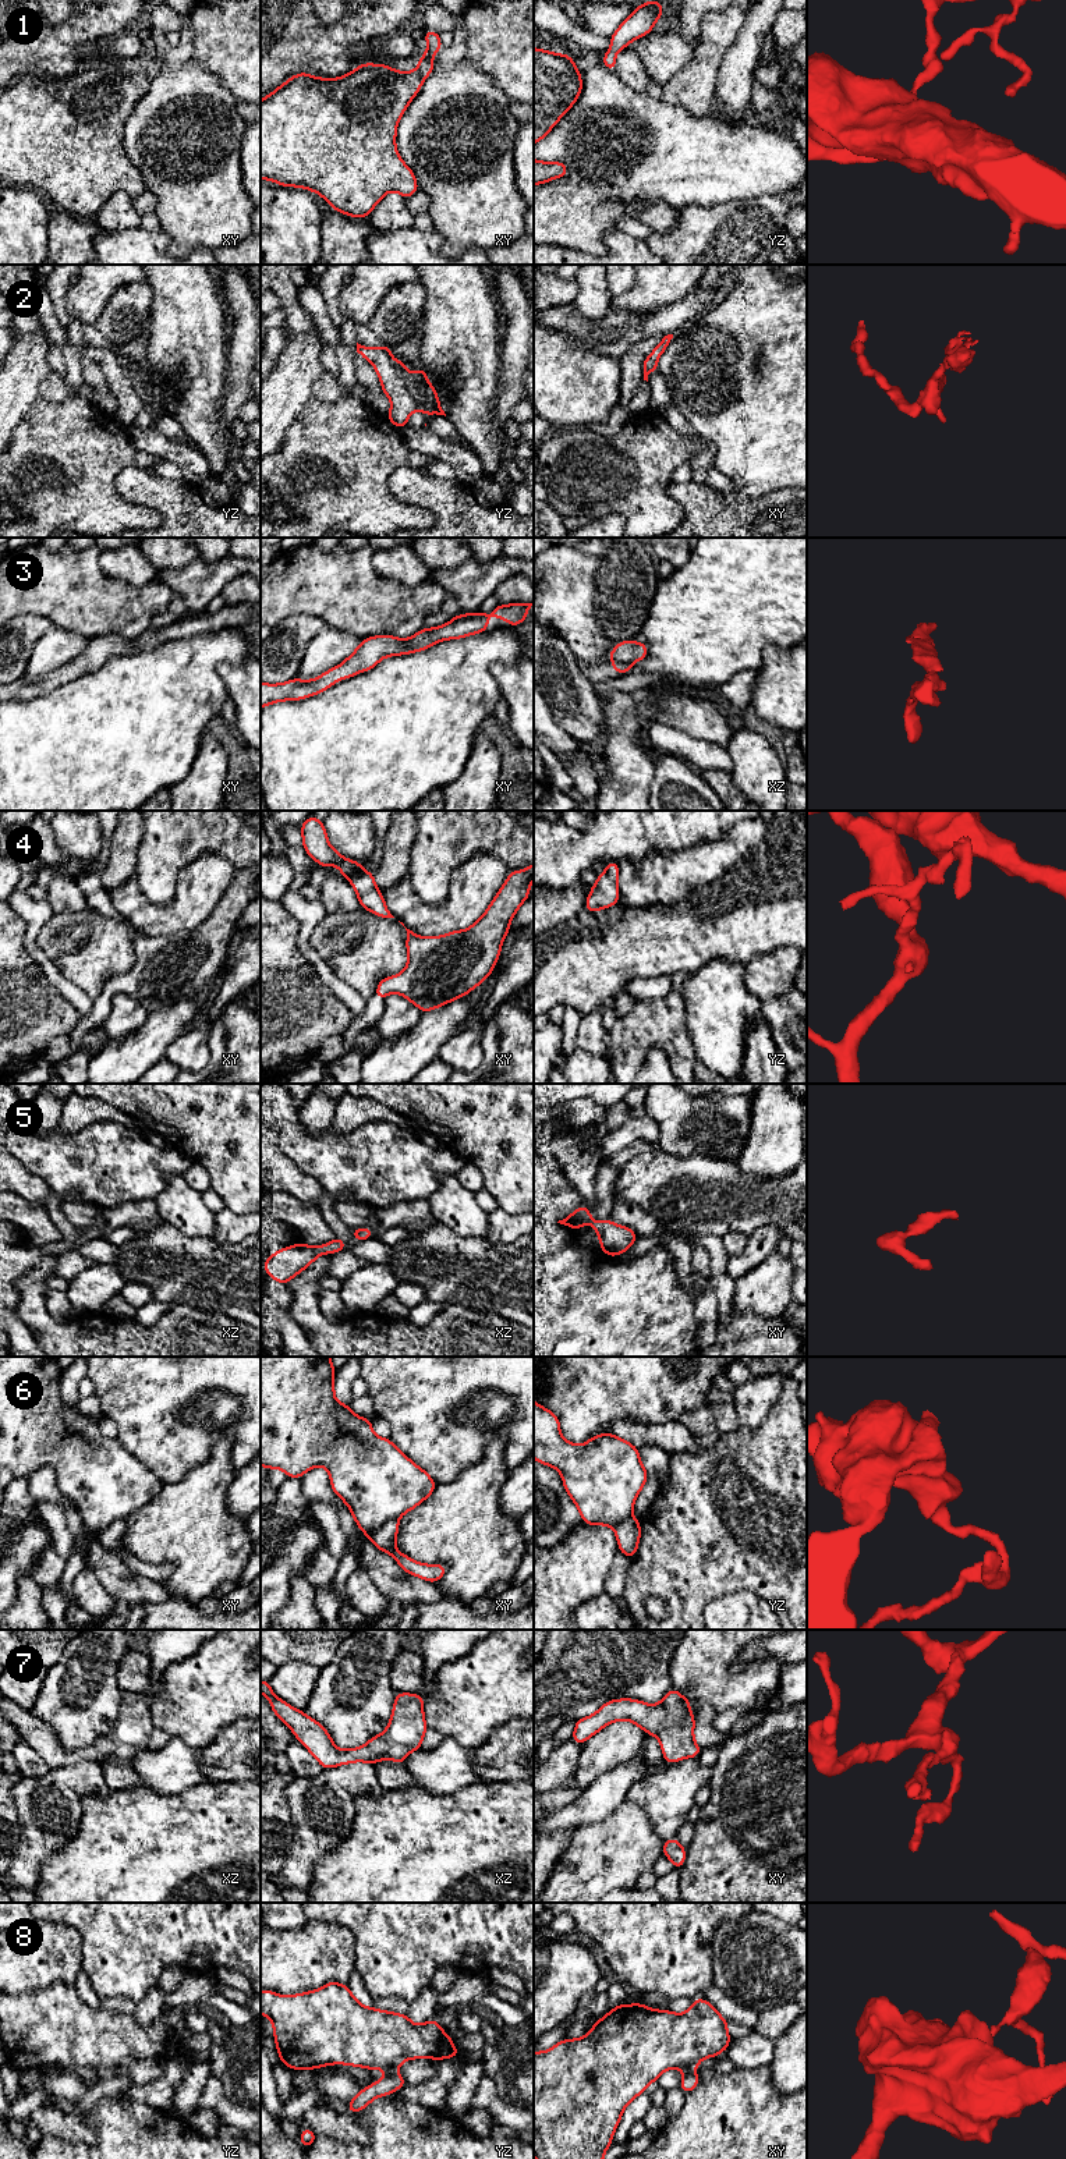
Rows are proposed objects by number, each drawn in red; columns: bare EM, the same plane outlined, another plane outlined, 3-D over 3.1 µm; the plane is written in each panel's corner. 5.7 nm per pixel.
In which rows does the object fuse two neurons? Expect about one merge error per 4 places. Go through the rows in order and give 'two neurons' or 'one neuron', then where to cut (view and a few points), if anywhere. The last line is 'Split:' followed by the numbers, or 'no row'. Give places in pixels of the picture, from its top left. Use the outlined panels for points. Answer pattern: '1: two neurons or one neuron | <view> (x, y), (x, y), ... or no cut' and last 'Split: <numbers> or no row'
1: one neuron | no cut
2: one neuron | no cut
3: one neuron | no cut
4: one neuron | no cut
5: one neuron | no cut
6: two neurons | xy (397, 1518), (385, 1521), (368, 1538)
7: one neuron | no cut
8: two neurons | xy (693, 2069), (686, 2071)
Split: 6, 8

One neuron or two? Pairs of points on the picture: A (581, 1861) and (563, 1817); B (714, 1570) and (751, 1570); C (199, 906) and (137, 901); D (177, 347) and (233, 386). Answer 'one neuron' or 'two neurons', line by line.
A: two neurons
B: one neuron
C: one neuron
D: two neurons

